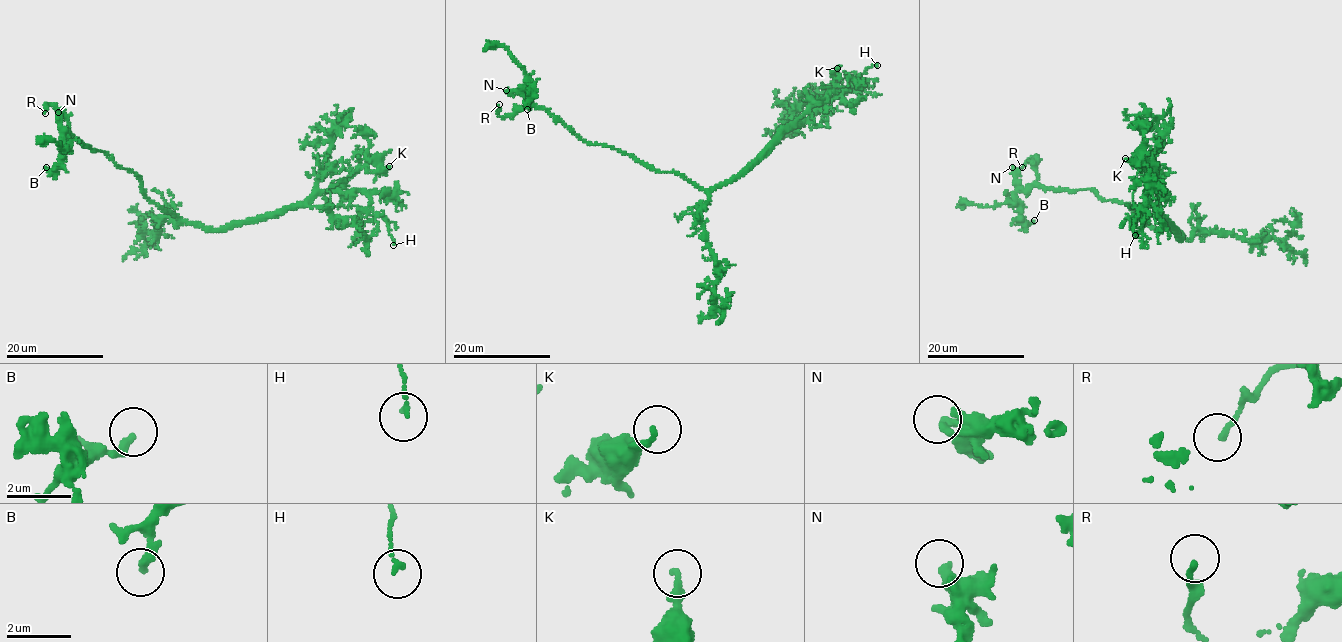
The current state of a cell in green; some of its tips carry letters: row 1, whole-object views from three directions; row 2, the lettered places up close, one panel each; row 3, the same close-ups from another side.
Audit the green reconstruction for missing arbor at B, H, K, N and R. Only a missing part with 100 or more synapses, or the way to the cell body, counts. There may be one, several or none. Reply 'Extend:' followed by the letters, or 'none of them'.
Extend: none of them

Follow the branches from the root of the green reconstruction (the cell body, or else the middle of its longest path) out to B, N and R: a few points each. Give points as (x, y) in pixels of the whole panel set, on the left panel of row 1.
B: (171, 214), (151, 202), (138, 176), (75, 138), (64, 137), (60, 162), (51, 170), (46, 167)
N: (171, 214), (151, 202), (138, 176), (115, 165), (104, 152), (83, 146), (75, 138), (65, 137), (58, 112)
R: (171, 214), (151, 202), (138, 176), (104, 152), (80, 144), (55, 107), (45, 103), (45, 113)

